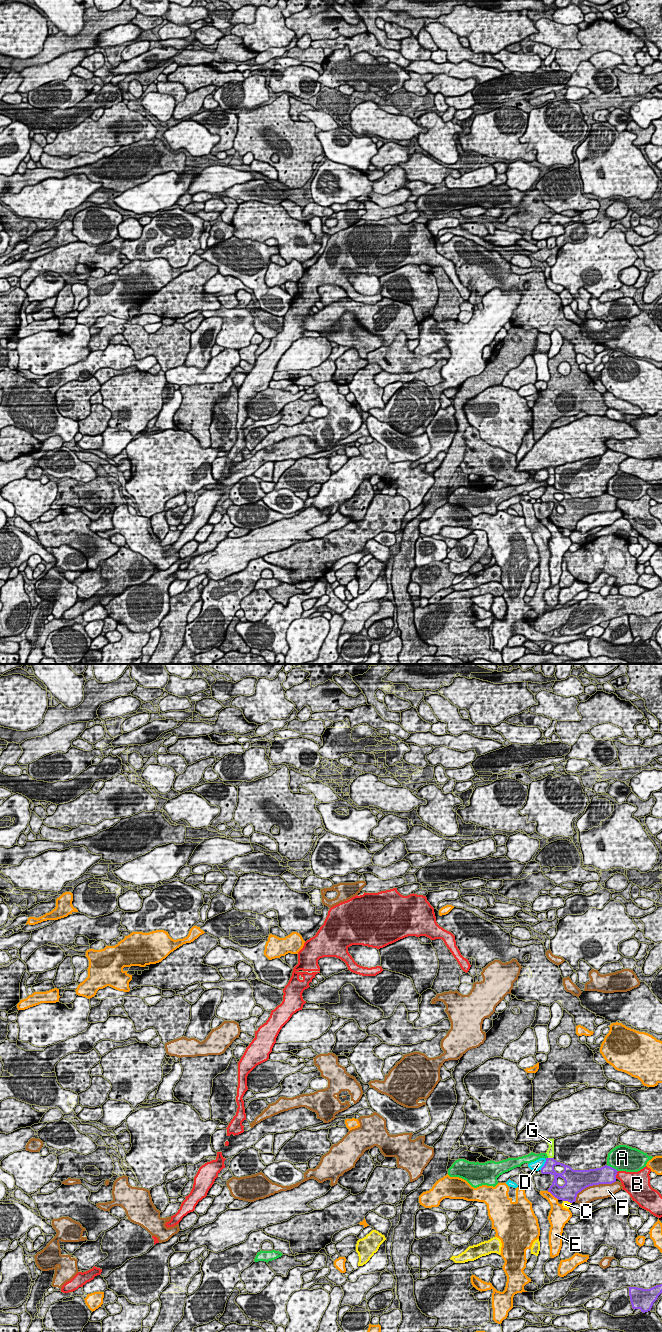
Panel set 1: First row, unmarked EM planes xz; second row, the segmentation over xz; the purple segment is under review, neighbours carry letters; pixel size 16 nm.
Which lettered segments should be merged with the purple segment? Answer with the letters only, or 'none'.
none

